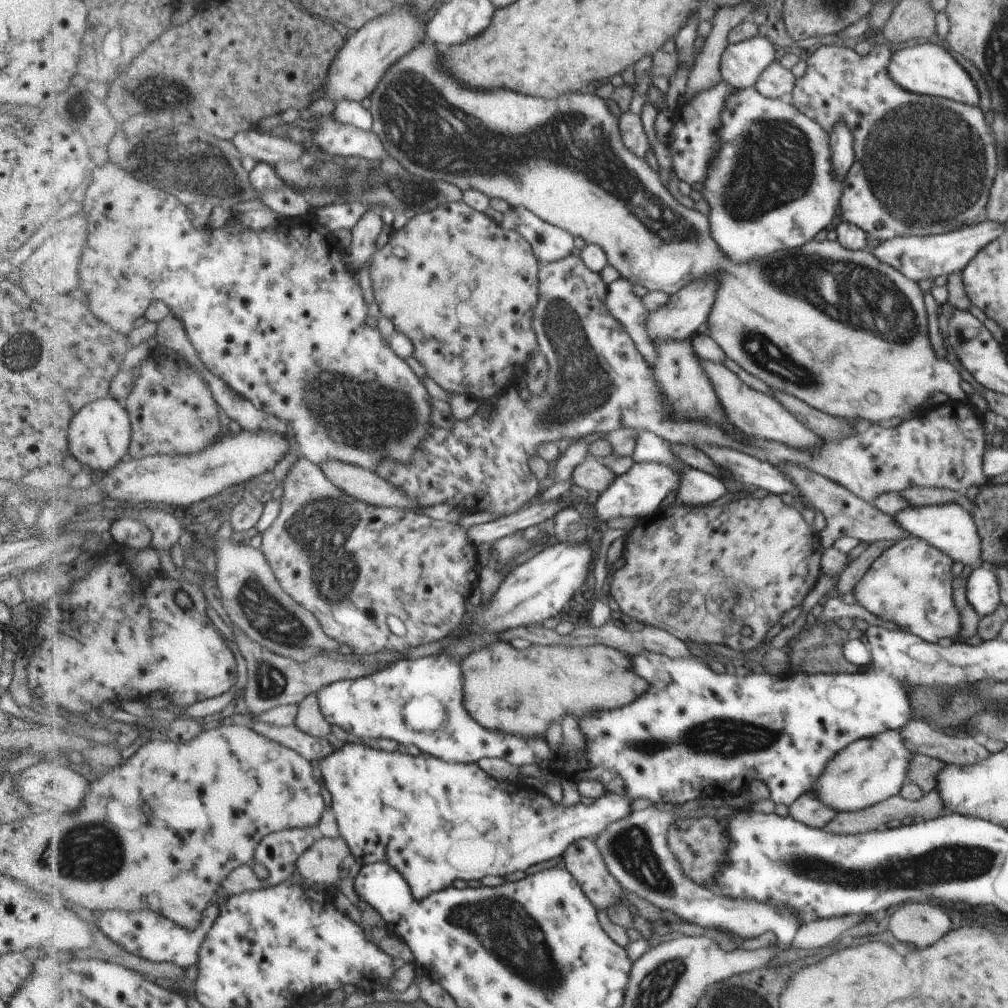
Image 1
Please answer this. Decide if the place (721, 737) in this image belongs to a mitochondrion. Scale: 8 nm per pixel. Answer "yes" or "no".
yes

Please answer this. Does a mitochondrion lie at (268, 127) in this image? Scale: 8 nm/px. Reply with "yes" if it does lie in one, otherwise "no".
no

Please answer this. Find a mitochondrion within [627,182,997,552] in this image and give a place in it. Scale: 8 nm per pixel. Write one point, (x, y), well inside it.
(852, 291)

